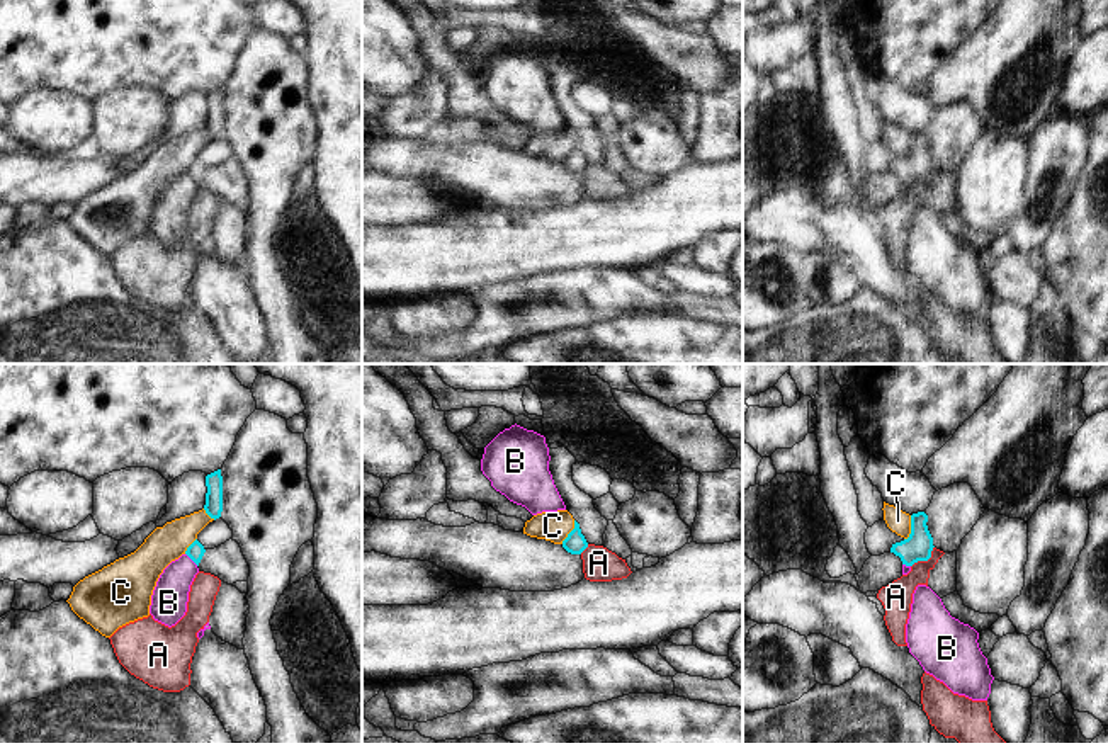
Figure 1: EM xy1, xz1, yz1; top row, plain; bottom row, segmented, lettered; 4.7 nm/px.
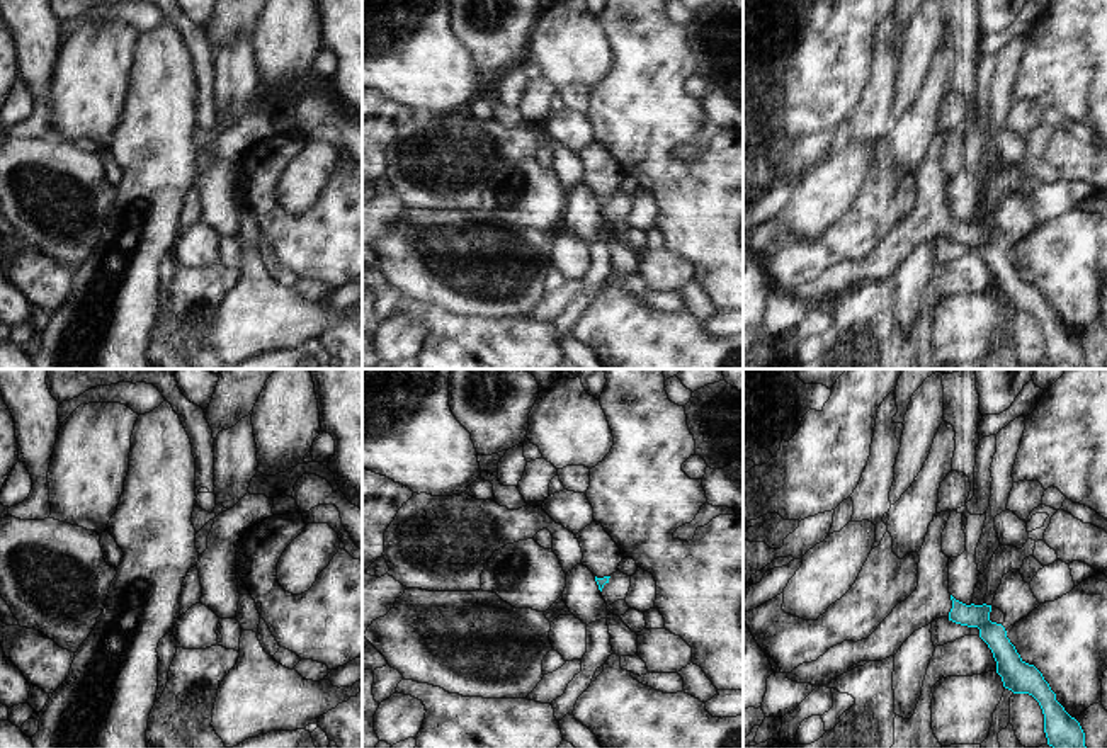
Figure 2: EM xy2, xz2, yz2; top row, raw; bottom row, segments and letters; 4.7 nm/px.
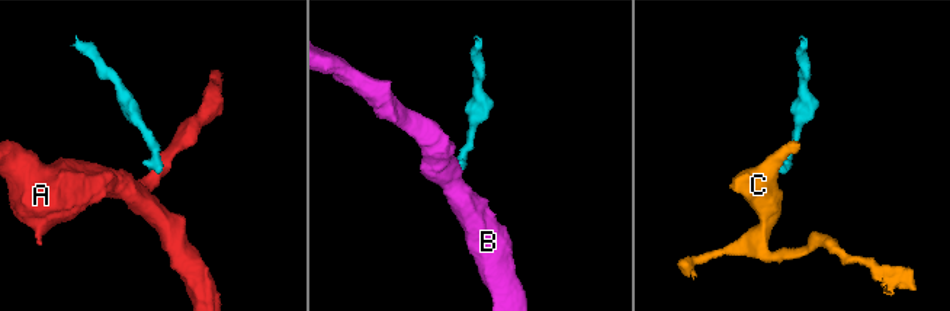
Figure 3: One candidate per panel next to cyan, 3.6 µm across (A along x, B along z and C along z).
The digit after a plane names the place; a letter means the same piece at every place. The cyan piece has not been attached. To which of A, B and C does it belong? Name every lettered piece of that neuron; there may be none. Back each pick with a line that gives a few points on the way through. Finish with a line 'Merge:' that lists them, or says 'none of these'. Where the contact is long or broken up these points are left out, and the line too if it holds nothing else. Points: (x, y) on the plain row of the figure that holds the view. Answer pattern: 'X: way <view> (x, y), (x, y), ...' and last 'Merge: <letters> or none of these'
Merge: none of these

